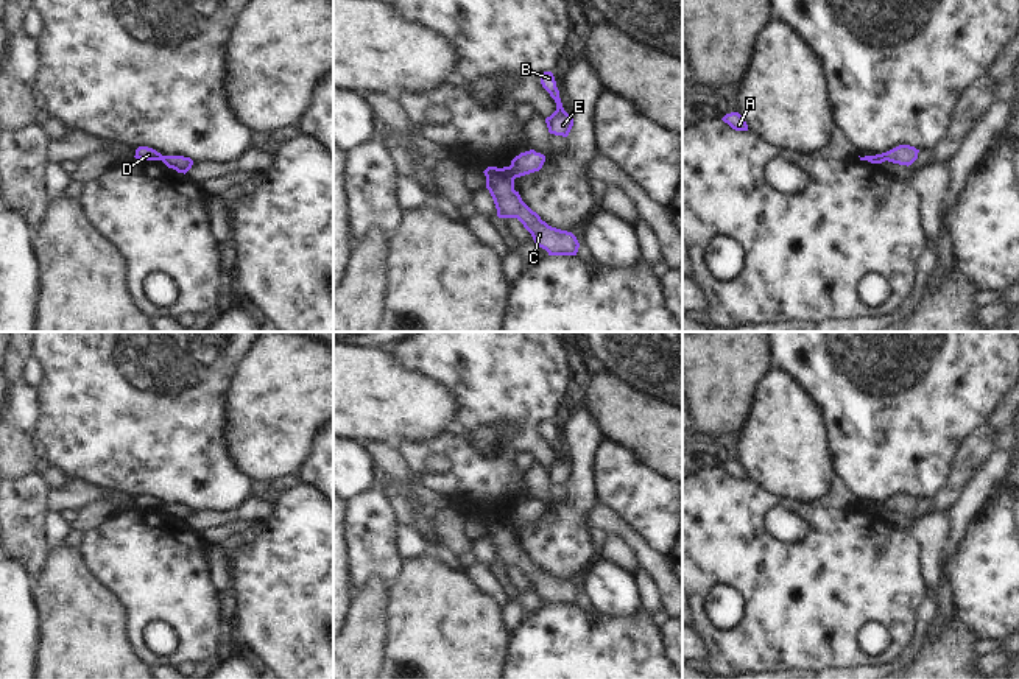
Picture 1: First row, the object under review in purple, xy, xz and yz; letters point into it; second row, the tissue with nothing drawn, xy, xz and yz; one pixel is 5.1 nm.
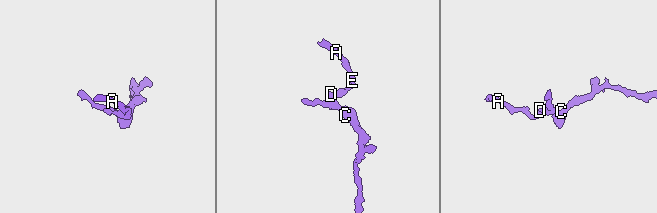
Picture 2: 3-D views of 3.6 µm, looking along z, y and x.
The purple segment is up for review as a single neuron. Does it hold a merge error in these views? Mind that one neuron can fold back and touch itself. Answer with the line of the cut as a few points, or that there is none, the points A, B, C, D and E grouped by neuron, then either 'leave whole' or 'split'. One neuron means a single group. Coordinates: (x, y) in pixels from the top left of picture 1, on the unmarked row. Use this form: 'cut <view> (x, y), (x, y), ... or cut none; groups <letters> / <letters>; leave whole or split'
cut xz (510, 514), (510, 522), (514, 527); groups A B E / C D; split

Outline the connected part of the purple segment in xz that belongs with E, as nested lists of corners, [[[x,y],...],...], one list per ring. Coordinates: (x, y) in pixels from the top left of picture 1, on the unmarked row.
[[[552,420],[541,422],[541,433],[556,452],[556,459],[545,467],[548,481],[555,484],[567,486],[573,475],[573,467],[562,456],[559,439],[556,436],[553,422]]]

